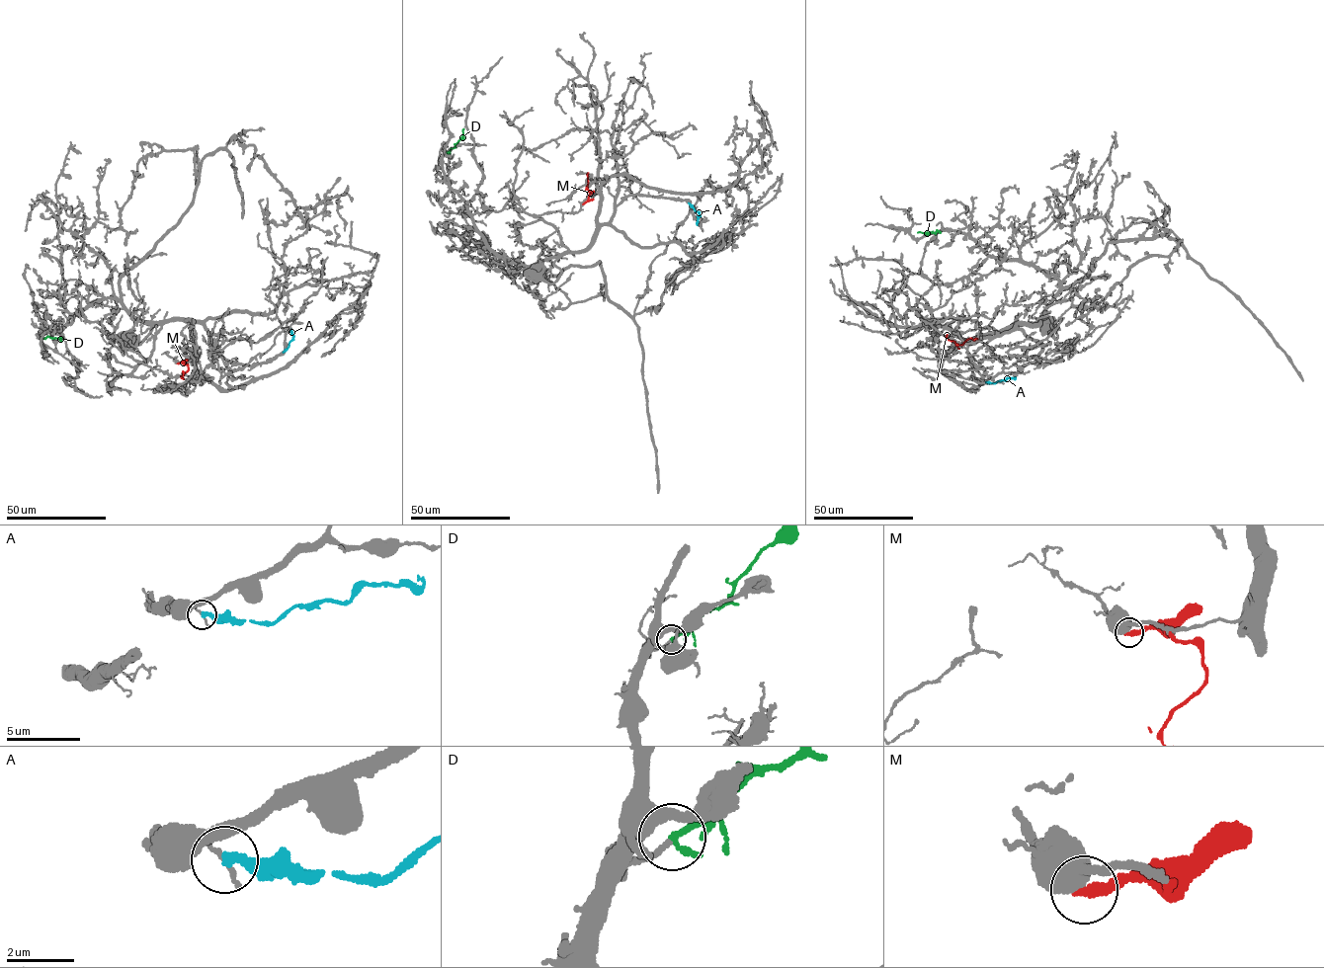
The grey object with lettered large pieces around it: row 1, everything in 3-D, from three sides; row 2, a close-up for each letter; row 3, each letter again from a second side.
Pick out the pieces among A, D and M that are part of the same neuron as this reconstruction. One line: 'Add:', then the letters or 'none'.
Add: D

